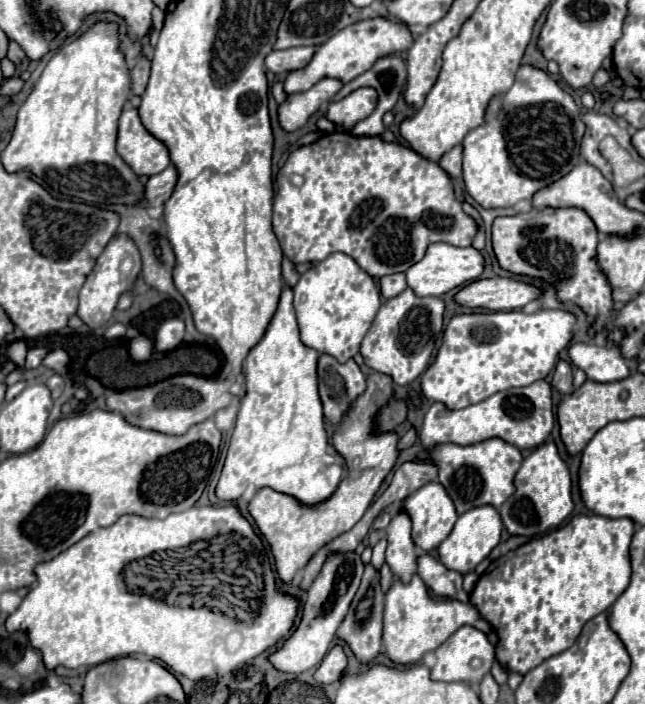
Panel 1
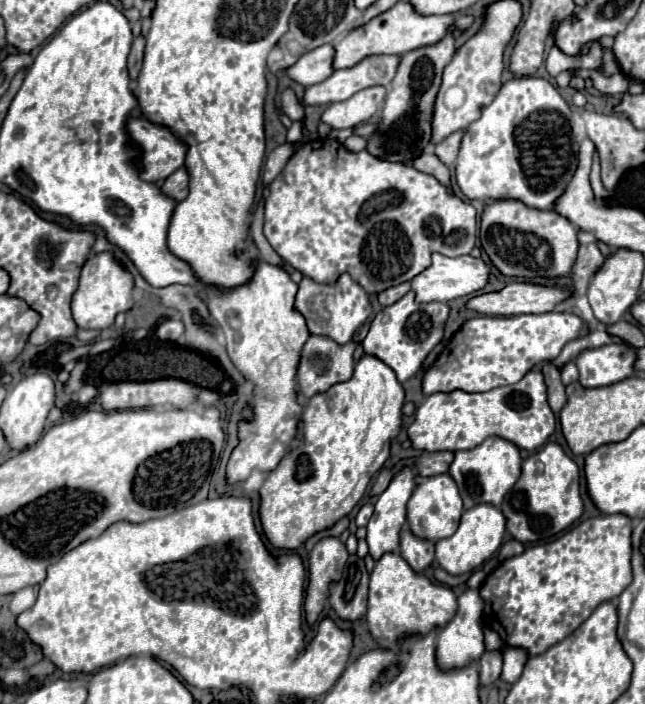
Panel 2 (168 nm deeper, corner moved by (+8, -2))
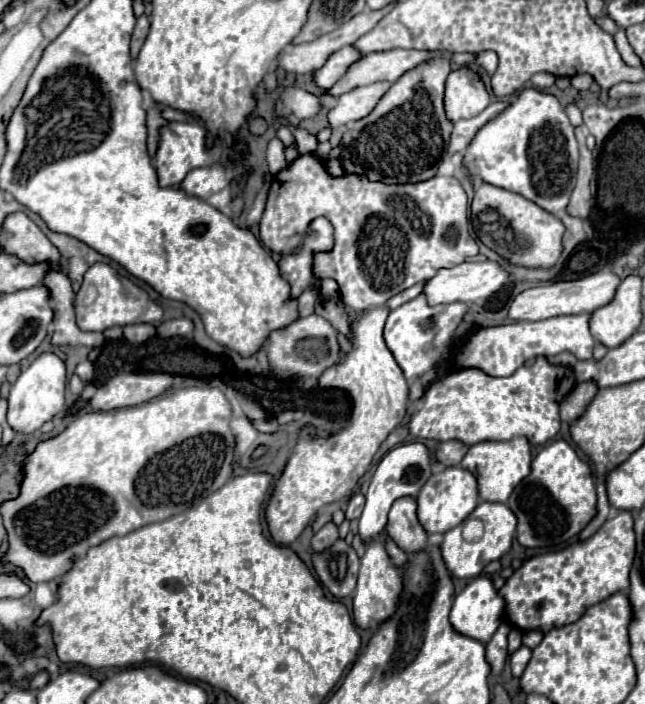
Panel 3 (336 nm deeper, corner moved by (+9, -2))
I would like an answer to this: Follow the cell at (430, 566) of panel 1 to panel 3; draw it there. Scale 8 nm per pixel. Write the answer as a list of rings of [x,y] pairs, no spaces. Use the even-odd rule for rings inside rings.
[[[402,497],[392,505],[390,515],[388,515],[386,533],[402,551],[410,555],[426,549],[428,537],[422,525],[418,523],[414,497]]]

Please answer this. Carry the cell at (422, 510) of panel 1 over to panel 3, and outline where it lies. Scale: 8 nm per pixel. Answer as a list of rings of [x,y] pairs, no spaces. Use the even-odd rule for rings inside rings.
[[[446,467],[444,471],[432,475],[416,497],[418,521],[426,533],[446,533],[460,525],[478,505],[478,485],[470,471],[462,467]]]

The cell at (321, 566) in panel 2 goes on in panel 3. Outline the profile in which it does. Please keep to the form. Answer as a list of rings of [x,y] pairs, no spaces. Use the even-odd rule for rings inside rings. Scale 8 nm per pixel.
[[[326,523],[314,537],[312,537],[312,549],[314,553],[328,551],[338,541],[338,527],[334,523]]]

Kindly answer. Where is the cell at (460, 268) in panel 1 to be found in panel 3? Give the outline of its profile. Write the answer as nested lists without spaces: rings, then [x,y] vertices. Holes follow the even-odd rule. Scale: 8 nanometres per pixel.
[[[464,261],[460,265],[454,265],[450,269],[440,269],[432,279],[424,283],[424,295],[430,305],[438,303],[474,303],[480,299],[488,299],[492,293],[496,293],[504,283],[508,281],[506,271],[496,261],[482,261],[482,263],[470,263]]]

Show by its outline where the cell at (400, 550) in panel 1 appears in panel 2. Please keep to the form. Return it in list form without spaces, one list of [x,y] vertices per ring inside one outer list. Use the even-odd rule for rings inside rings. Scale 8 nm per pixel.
[[[403,467],[395,471],[387,489],[377,497],[367,523],[367,545],[373,559],[399,549],[399,531],[405,527],[405,509],[415,487],[417,475],[411,467]]]

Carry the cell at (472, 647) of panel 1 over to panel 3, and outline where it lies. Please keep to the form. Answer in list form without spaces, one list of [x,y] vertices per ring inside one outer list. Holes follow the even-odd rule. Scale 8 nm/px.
[[[488,577],[472,579],[456,597],[450,611],[452,627],[470,639],[488,643],[500,627],[504,599]]]

